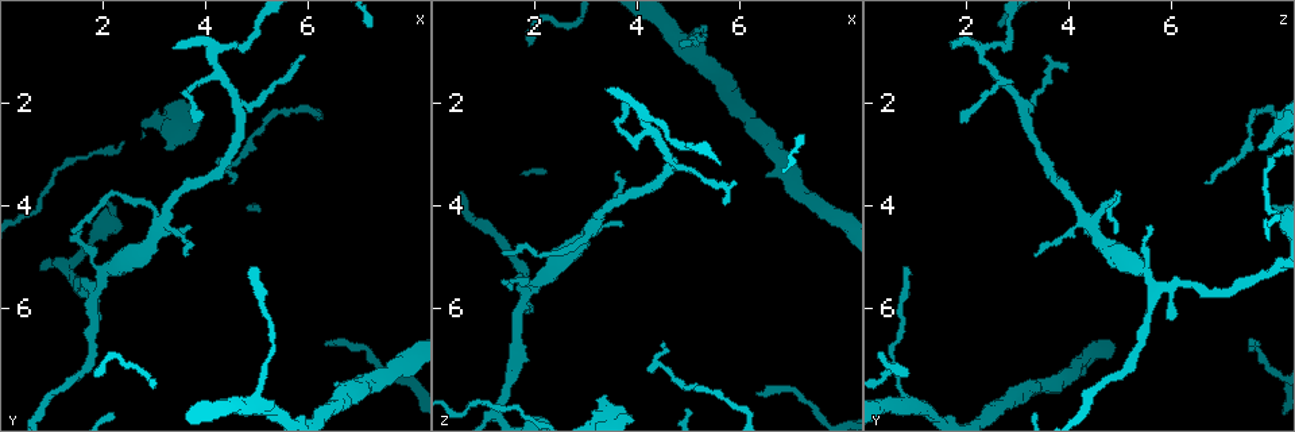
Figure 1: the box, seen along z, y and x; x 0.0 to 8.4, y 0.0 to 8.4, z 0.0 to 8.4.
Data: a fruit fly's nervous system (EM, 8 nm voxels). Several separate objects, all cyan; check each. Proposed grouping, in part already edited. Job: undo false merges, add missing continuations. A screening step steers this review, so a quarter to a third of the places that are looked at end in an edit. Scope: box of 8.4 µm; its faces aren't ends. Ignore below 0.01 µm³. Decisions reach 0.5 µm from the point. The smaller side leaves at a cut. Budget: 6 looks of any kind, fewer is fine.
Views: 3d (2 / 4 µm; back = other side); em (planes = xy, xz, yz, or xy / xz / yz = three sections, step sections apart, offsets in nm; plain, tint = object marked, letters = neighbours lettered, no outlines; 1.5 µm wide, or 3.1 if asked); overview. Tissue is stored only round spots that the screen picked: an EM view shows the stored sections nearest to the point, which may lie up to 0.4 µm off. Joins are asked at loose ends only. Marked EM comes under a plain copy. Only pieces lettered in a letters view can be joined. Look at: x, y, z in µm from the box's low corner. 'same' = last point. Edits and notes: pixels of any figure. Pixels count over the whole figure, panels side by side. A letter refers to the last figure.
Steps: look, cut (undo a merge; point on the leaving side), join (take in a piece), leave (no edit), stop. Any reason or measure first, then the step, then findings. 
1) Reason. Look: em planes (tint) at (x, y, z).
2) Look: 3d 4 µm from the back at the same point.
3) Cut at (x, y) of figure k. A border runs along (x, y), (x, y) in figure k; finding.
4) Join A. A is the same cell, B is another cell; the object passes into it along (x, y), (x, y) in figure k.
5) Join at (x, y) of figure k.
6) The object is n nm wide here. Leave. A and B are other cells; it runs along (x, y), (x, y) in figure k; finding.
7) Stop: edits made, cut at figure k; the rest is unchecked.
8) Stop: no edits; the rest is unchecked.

Branch stops here. Look: em planes (letters) at (3.35, 2.95, 7.70).

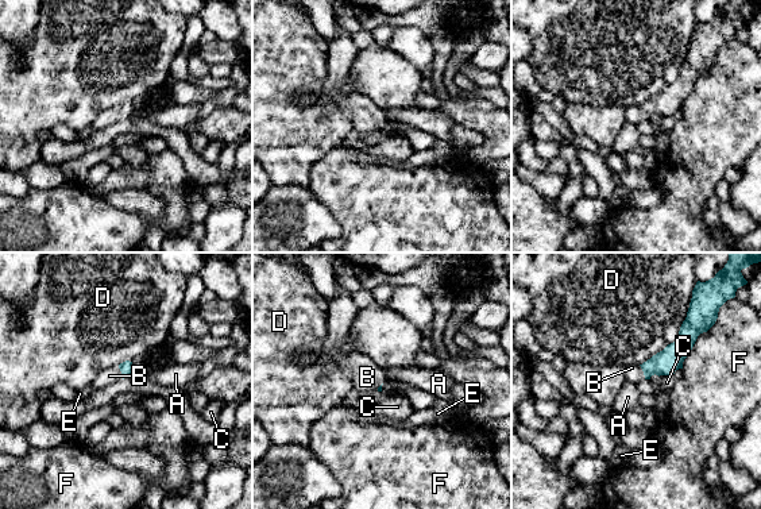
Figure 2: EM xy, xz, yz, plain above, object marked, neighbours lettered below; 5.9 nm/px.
Join B. B is the same cell, A, C, D, E and F are other cells; the object passes into it along (665, 362), (642, 370), (634, 374) in figure 2; the neuron continues.

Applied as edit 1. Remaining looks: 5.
Thin end. Look: em xz step 8 (letters) at (3.40, 0.95, 1.75).

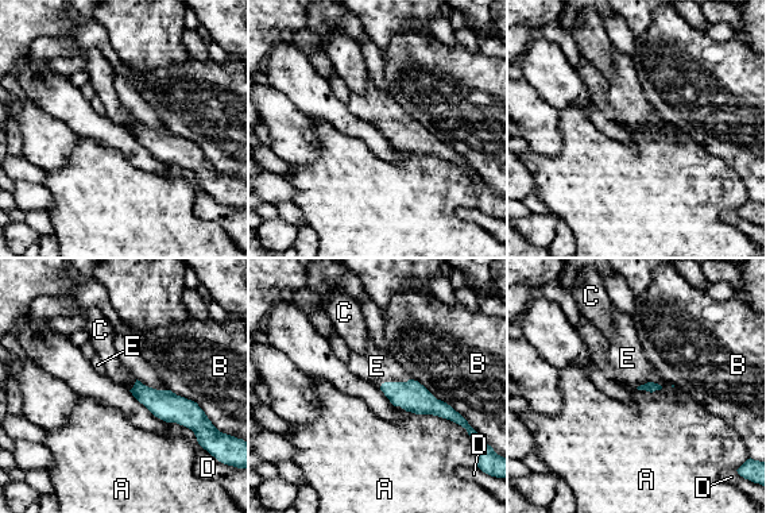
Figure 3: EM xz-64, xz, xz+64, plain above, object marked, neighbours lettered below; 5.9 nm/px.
Join E. E is the same cell, A, B, C and D are other cells; the object passes into it along (411, 396), (394, 382), (376, 366) in figure 3; the neuron continues.

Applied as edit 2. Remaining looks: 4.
Stop: edits made, join at figure 2, join at figure 3; the rest is unchecked.

